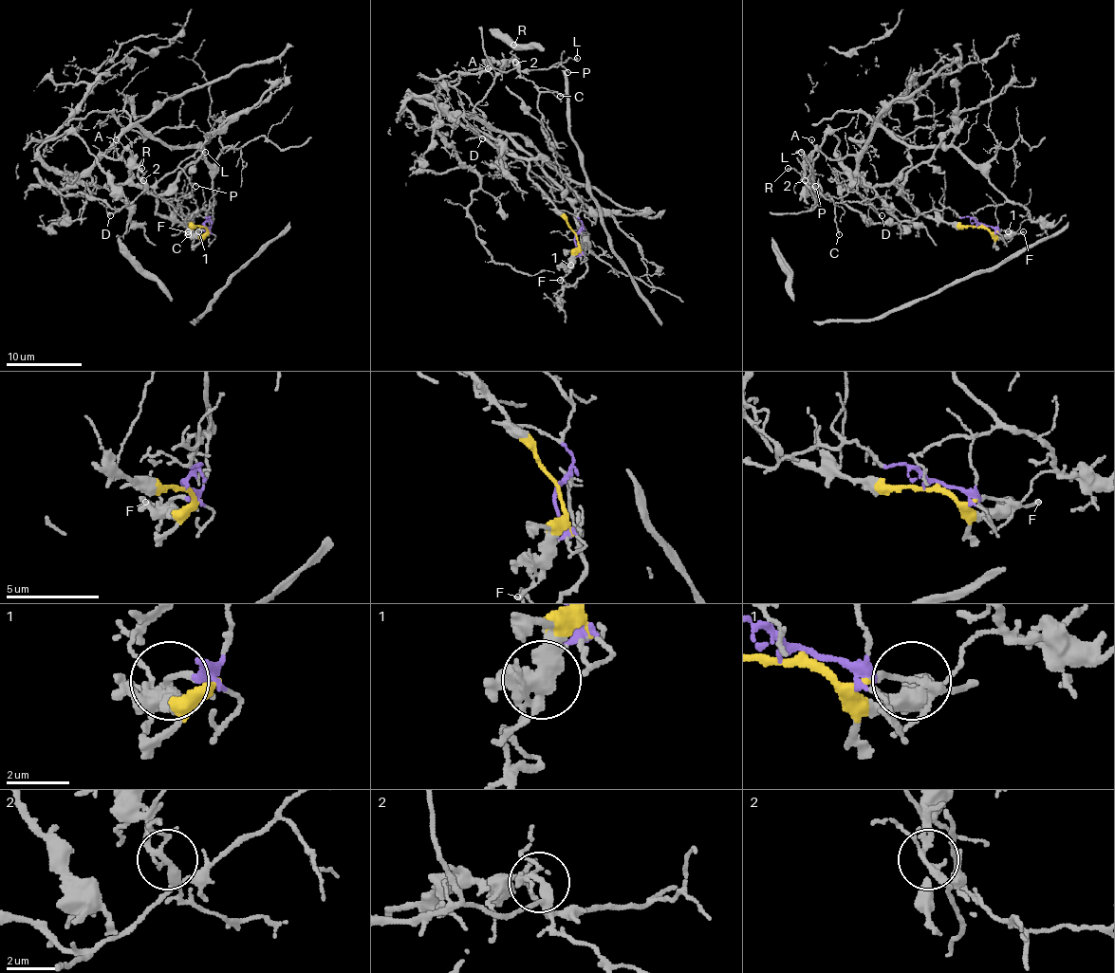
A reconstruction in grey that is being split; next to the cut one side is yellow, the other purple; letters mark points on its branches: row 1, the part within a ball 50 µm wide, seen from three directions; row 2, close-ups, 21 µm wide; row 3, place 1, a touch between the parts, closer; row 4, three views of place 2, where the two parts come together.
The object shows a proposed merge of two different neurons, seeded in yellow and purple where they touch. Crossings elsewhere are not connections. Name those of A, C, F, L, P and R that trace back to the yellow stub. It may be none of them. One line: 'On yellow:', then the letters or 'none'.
On yellow: A

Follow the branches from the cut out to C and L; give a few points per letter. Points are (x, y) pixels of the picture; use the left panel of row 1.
C: (204, 226), (210, 216), (206, 216), (210, 209), (200, 209), (189, 218), (166, 201), (185, 222), (189, 235)
L: (204, 226), (210, 216), (206, 216), (210, 209), (200, 209), (189, 218), (151, 192), (198, 150), (206, 152)

